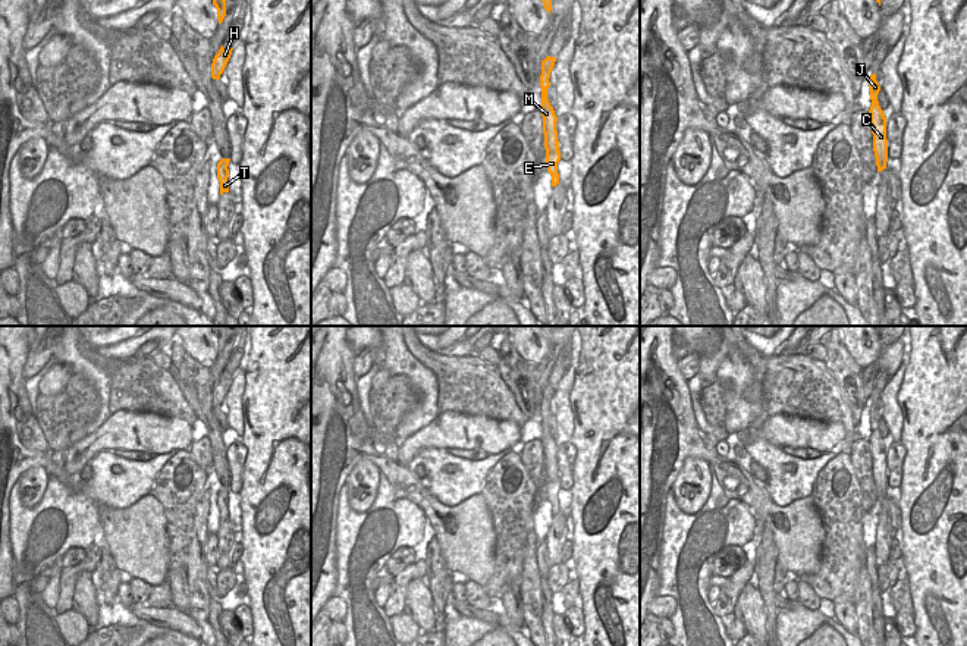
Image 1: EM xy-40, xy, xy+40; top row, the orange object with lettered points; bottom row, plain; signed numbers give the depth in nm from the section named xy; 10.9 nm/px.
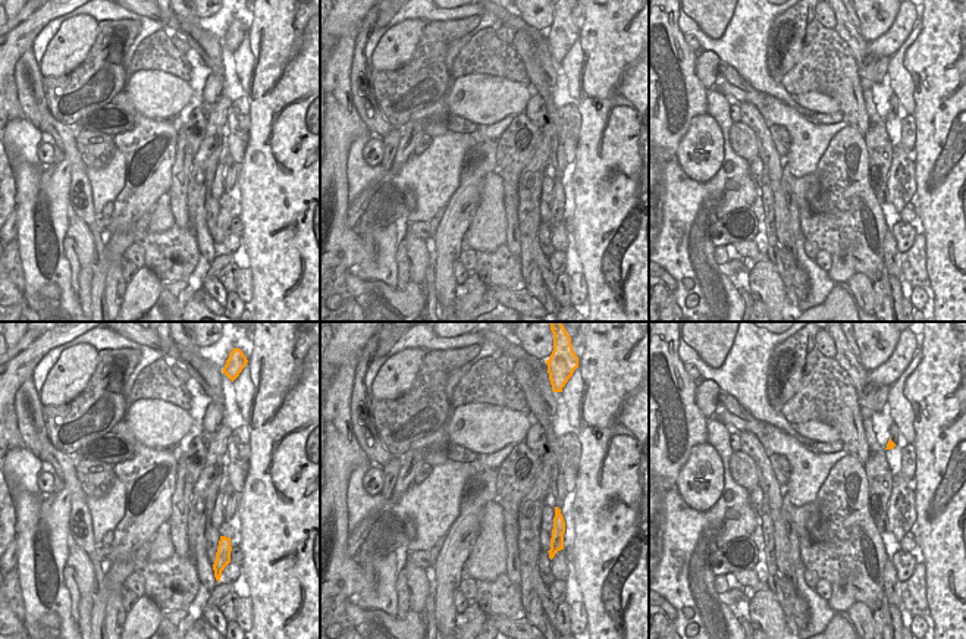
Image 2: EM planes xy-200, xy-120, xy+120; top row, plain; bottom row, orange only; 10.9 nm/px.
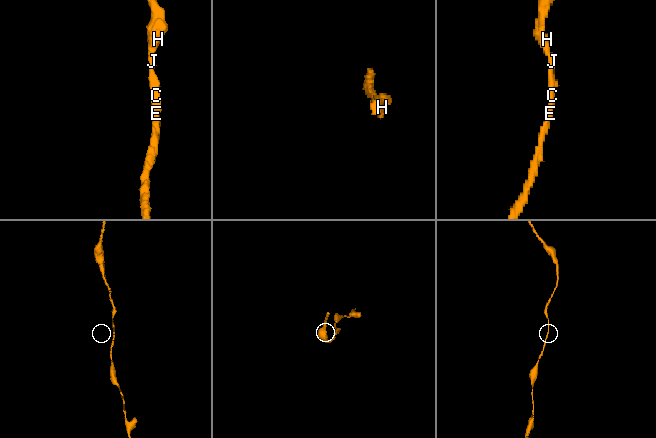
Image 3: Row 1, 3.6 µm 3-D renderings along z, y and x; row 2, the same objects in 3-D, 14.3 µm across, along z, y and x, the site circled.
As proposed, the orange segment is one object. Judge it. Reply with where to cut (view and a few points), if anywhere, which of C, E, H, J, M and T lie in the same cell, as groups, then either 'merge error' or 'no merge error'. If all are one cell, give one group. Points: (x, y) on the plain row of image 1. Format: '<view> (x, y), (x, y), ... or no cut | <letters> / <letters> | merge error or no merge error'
no cut | C E H J M T | no merge error

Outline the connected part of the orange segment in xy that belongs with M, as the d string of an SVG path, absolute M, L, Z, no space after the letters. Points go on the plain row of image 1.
M550 385L541 389L541 404L540 404L540 415L541 415L540 440L543 445L546 493L547 493L547 501L552 504L552 515L556 515L559 512L558 492L561 489L558 460L556 460L558 446L547 429L547 417L550 415L549 407L555 395L555 391L556 391L556 386L550 386Z

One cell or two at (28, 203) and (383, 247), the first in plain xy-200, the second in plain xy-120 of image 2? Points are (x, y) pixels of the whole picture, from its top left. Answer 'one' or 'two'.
one

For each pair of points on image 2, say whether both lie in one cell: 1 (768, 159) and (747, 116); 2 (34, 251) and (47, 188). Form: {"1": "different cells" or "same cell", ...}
{"1": "same cell", "2": "same cell"}

